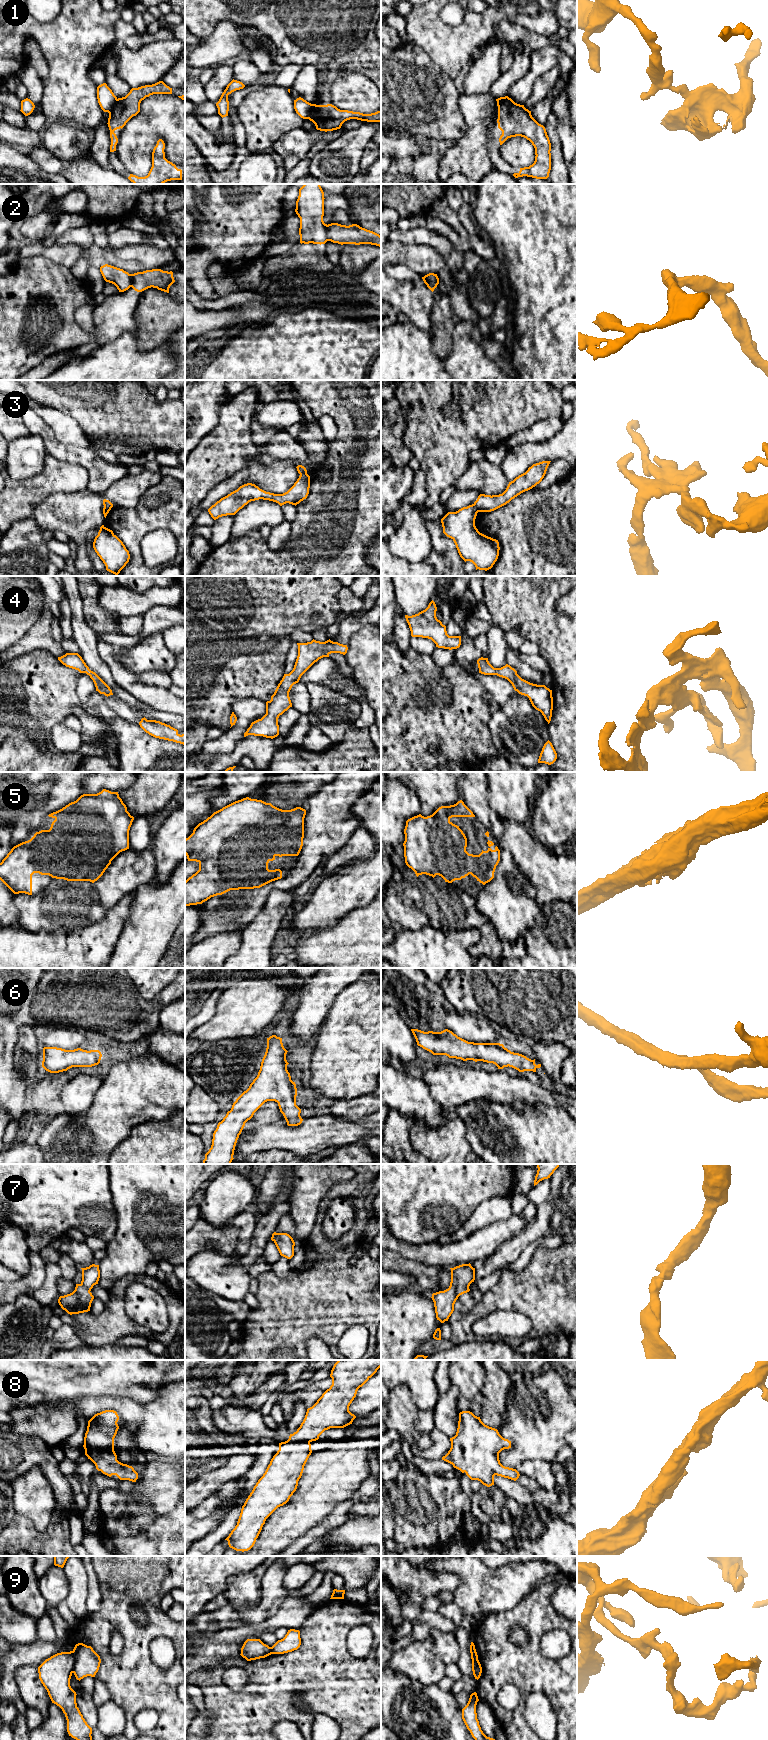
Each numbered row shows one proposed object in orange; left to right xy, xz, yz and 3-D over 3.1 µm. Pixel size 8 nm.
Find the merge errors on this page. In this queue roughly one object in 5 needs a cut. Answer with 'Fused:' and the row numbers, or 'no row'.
Fused: 1, 2, 3, 9

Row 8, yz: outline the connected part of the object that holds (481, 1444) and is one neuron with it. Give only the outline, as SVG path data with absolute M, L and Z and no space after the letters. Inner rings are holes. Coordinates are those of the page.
M470 1411L459 1413L459 1421L456 1435L450 1438L451 1448L442 1457L442 1460L453 1465L471 1480L478 1480L483 1485L494 1485L494 1476L501 1476L516 1481L520 1474L516 1469L505 1467L500 1463L499 1453L504 1449L511 1448L511 1441L503 1438L497 1429L485 1425L480 1417Z

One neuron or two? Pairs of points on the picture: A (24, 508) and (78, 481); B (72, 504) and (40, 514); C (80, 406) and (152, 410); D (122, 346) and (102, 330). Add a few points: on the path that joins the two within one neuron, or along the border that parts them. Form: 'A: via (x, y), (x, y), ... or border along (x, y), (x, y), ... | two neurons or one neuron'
A: via (36, 494), (49, 481), (64, 481) | one neuron
B: via (64, 511), (48, 513) | one neuron
C: via (98, 407), (102, 411), (134, 411) | one neuron
D: border along (134, 331), (122, 333), (100, 346) | two neurons

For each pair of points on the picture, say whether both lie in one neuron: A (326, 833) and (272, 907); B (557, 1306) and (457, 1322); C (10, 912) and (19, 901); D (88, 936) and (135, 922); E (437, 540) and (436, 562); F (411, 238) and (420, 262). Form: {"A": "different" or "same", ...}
{"A": "different", "B": "same", "C": "different", "D": "different", "E": "different", "F": "different"}

